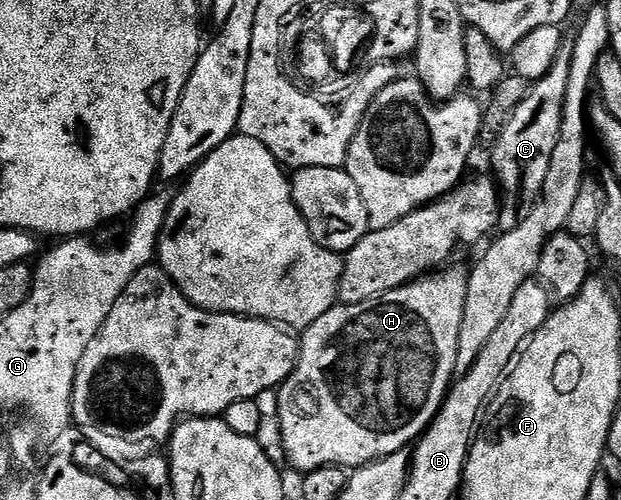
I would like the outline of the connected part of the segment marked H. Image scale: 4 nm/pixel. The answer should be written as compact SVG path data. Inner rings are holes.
M451 264L441 271L423 275L416 281L409 281L407 285L396 287L388 291L382 297L376 297L373 301L356 303L355 305L335 304L316 323L312 323L306 329L301 330L300 344L298 346L298 362L288 375L288 379L278 389L280 407L276 424L282 428L282 449L290 460L294 469L299 469L299 474L305 475L316 471L320 467L338 465L341 469L353 471L364 465L371 465L382 457L392 455L396 451L413 446L415 442L430 428L434 416L442 410L442 404L446 402L446 394L449 393L452 382L456 377L456 351L460 339L460 322L464 319L464 299L468 299L468 273L464 268Z

